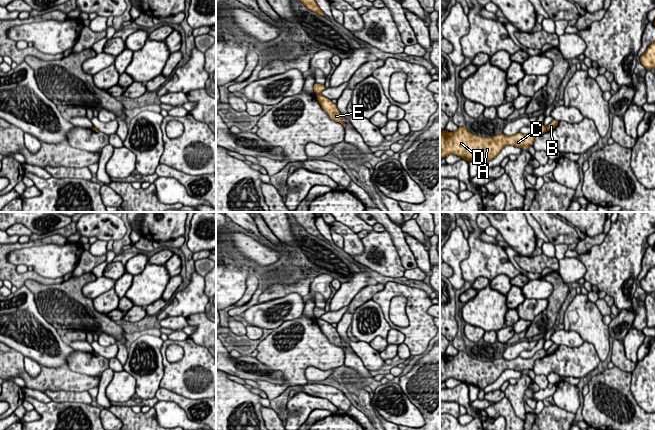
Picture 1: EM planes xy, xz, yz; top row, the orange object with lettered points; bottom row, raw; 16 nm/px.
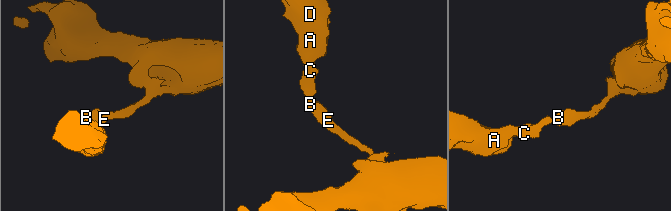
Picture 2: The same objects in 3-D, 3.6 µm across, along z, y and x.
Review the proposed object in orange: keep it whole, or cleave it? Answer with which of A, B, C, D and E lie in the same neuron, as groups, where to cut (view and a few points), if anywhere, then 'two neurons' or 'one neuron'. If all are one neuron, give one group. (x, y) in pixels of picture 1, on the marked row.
A C D / B E; cut in yz along (545, 127), (547, 130); two neurons

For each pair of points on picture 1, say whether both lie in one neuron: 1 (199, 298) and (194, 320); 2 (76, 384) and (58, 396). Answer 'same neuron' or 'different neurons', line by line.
1: different neurons
2: different neurons

